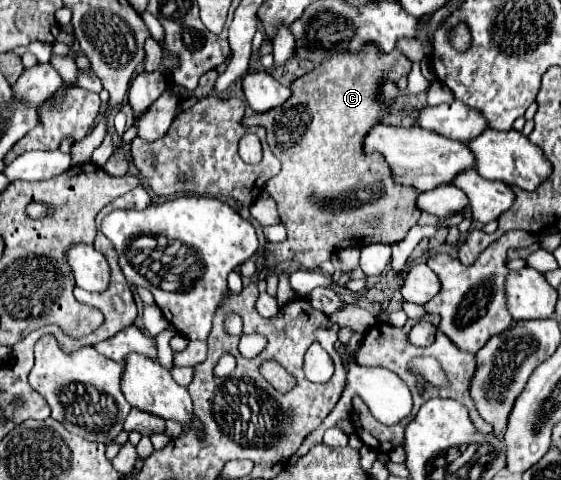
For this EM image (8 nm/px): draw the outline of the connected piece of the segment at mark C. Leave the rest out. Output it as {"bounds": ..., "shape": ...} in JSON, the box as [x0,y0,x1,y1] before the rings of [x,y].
{"bounds":[244,46,420,270],"shape":[[[368,46],[362,54],[336,54],[328,62],[322,62],[312,72],[296,78],[290,86],[292,96],[280,106],[272,108],[270,112],[254,114],[252,118],[244,118],[246,124],[260,124],[268,132],[268,146],[282,162],[282,170],[276,178],[268,180],[264,190],[274,198],[278,206],[280,222],[288,230],[288,238],[280,244],[266,244],[264,260],[266,264],[282,264],[282,262],[298,262],[308,270],[316,270],[322,262],[330,260],[330,254],[348,248],[348,246],[362,246],[372,242],[394,244],[406,238],[408,230],[418,222],[420,210],[416,210],[416,190],[398,186],[392,176],[390,168],[380,158],[380,154],[364,154],[360,150],[362,136],[380,122],[384,108],[390,102],[382,102],[376,98],[378,84],[384,76],[390,80],[398,80],[408,76],[412,70],[412,62],[400,52],[392,50],[390,54],[380,54],[376,46]]]}

